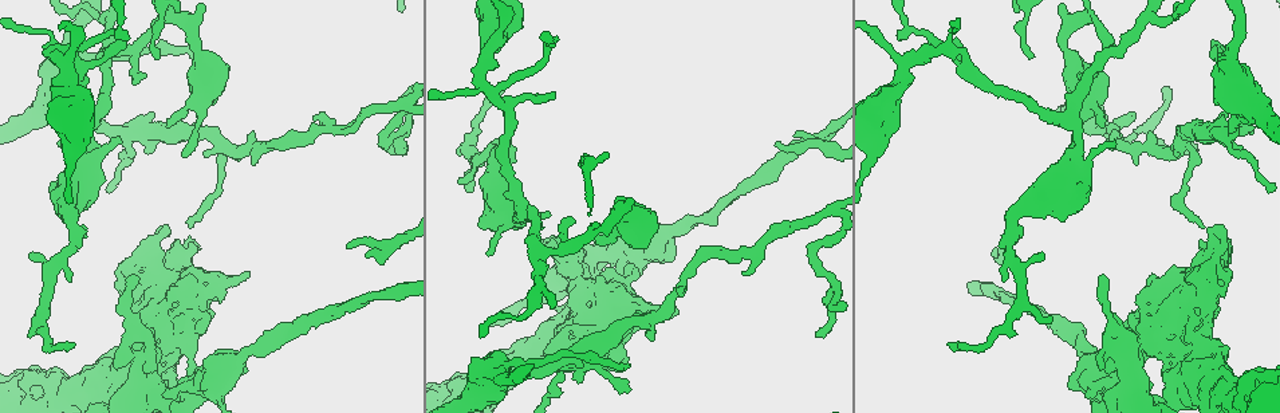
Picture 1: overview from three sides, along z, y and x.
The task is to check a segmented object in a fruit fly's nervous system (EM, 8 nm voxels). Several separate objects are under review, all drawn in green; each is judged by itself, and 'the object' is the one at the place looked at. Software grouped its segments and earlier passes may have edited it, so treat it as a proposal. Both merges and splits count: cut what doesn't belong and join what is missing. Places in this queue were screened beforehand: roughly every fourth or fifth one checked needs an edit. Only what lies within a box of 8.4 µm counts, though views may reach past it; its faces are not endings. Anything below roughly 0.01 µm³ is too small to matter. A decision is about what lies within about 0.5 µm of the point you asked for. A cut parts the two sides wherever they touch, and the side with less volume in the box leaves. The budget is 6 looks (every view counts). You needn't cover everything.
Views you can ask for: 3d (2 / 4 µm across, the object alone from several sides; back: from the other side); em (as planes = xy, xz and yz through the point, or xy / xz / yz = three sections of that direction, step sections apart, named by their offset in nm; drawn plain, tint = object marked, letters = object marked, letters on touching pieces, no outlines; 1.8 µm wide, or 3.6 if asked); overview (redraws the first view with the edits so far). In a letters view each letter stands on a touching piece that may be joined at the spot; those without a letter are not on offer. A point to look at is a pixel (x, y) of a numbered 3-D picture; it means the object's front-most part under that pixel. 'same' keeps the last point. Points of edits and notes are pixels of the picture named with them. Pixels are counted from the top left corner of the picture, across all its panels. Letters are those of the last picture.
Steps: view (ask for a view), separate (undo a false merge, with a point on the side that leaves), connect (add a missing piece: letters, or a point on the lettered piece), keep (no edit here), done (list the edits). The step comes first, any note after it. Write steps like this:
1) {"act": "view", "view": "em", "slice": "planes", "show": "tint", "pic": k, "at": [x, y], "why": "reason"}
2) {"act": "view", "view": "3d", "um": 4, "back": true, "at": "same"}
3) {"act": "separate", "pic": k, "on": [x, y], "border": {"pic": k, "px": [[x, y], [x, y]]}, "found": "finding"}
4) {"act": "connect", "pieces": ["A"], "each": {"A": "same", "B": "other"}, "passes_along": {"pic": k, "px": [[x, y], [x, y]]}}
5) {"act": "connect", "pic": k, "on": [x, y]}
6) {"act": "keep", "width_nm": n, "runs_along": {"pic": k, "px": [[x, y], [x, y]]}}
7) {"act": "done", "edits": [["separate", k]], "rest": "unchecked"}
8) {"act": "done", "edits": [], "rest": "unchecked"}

{"act": "view", "view": "em", "slice": "planes", "show": "letters", "pic": 1, "at": [189, 361], "why": "sudden change in width"}

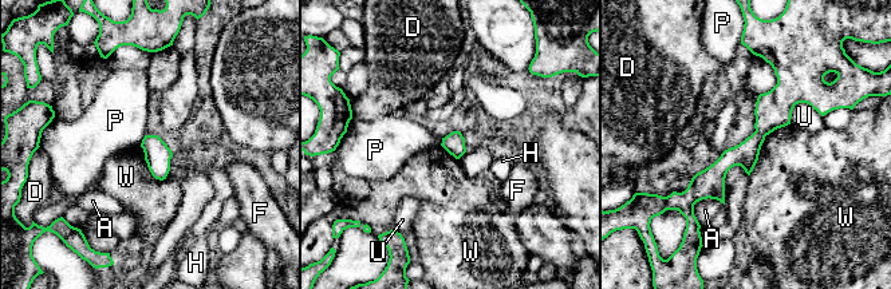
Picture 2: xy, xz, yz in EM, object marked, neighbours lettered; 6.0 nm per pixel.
{"act": "separate", "pic": 2, "on": [745, 154], "longest_contact_nm": ["W", 400], "each": {"A": "other", "D": "other", "F": "other", "H": "other", "P": "other", "U": "other", "W": "other"}, "found": "a second cell is stuck on"}

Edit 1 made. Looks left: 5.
{"act": "view", "view": "em", "slice": "planes", "show": "letters", "pic": 1, "at": [1079, 74], "why": "free end"}

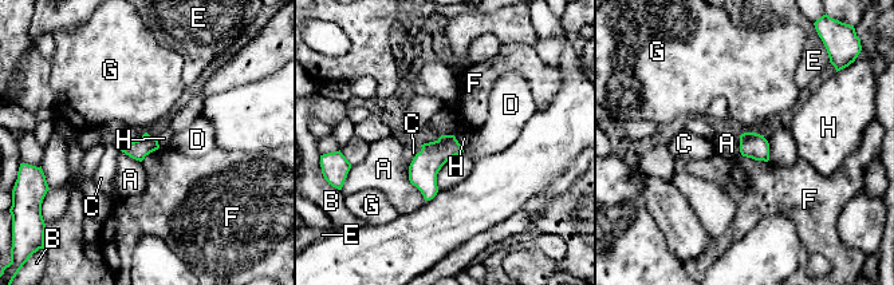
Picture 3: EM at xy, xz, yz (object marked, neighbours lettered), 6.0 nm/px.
{"act": "keep", "each": {"A": "other", "B": "other", "C": "other", "D": "other", "E": "other", "F": "other", "G": "other", "H": "other"}, "found": "no lettered piece goes on from it"}

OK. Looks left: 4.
{"act": "view", "view": "em", "slice": "planes", "show": "tint", "pic": 1, "at": [833, 211], "why": "a narrow waist"}

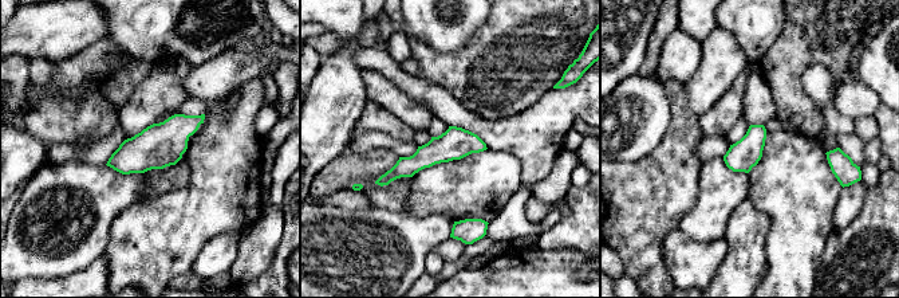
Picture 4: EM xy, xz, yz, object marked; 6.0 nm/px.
{"act": "view", "view": "em", "slice": "planes", "show": "letters", "at": "same"}

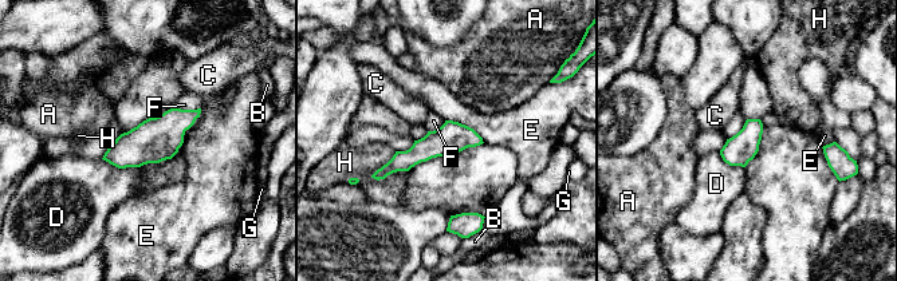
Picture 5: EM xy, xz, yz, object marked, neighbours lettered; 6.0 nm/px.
{"act": "keep", "longest_contact_nm": ["F", 300], "each": {"A": "other", "B": "other", "C": "other", "D": "other", "E": "other", "F": "other", "G": "other", "H": "other"}, "runs_along": {"pic": 5, "px": [[479, 141], [435, 143], [377, 175]]}, "found": "all the same cell"}

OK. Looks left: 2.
{"act": "done", "edits": [["separate", 2]], "rest": "unchecked"}

